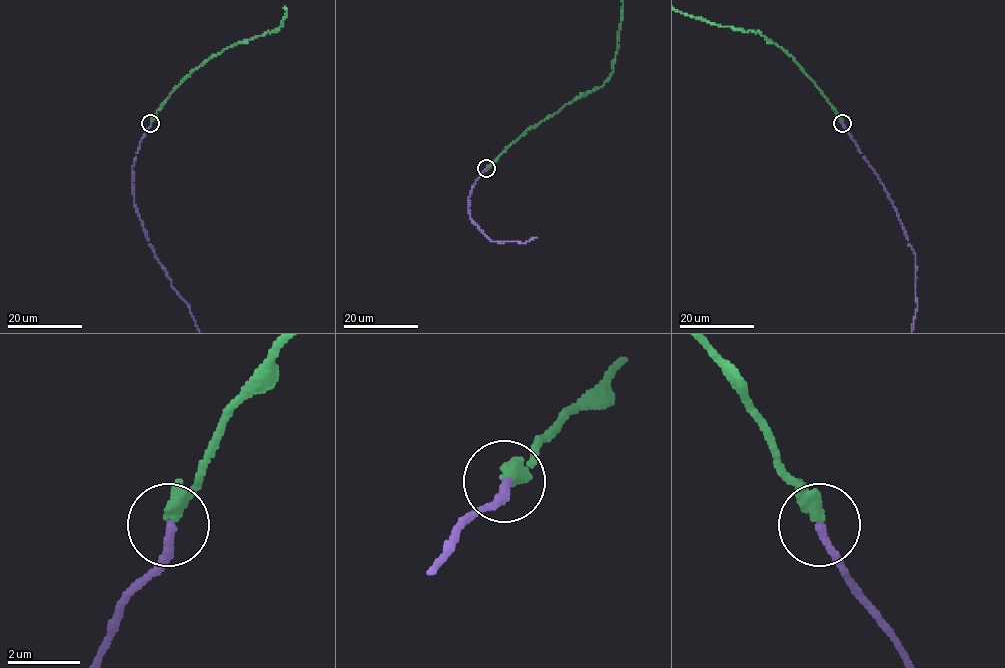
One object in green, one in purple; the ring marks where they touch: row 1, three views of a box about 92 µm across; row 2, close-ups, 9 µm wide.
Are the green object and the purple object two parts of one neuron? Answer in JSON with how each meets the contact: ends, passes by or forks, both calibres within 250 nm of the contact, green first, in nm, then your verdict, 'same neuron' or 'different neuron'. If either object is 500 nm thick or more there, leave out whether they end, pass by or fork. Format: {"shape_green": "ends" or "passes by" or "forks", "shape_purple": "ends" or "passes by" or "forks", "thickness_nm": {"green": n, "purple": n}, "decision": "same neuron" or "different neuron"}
{"shape_green": "passes by", "shape_purple": "ends", "thickness_nm": {"green": 300, "purple": 240}, "decision": "same neuron"}

